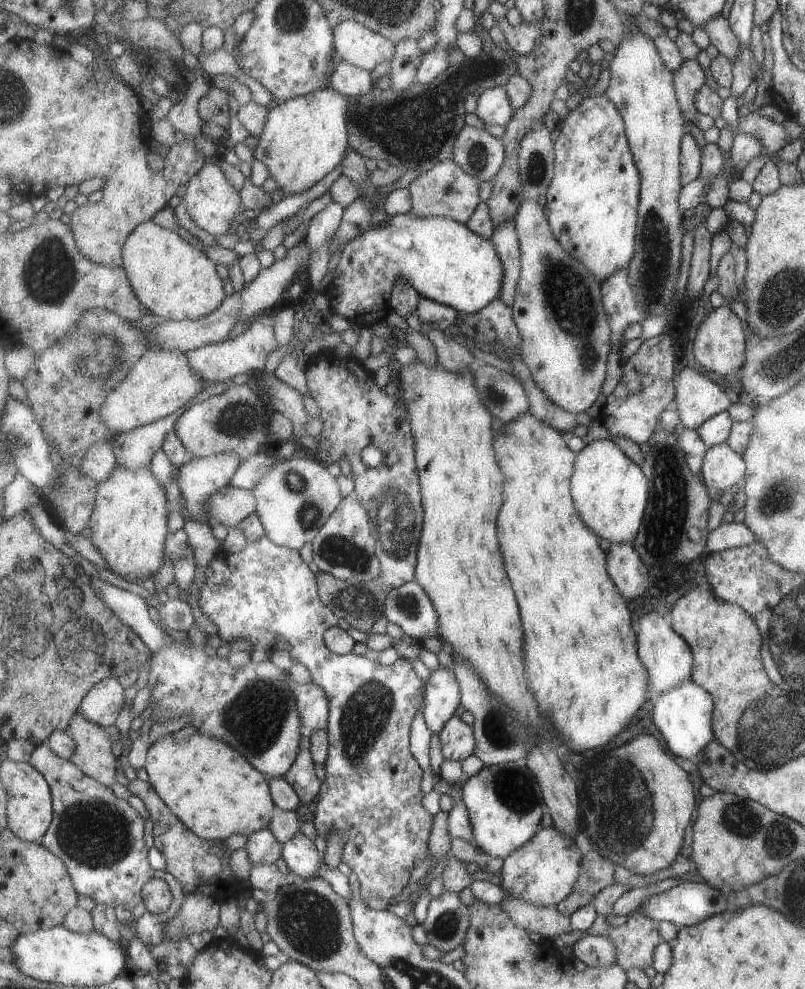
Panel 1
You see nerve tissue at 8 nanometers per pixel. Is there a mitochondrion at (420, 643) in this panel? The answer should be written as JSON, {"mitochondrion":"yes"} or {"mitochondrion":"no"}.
{"mitochondrion":"no"}

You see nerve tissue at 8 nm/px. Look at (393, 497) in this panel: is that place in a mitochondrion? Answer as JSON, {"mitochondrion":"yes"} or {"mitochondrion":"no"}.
{"mitochondrion":"yes"}

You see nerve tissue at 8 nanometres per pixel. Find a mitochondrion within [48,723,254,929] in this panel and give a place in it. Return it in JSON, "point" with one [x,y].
{"point":[95,835]}

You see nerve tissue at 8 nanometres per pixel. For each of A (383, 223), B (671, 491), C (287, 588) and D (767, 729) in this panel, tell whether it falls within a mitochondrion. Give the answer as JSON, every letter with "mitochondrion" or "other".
{"A":"other","B":"mitochondrion","C":"other","D":"mitochondrion"}

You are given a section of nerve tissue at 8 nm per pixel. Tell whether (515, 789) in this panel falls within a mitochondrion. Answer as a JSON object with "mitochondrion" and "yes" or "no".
{"mitochondrion":"yes"}

